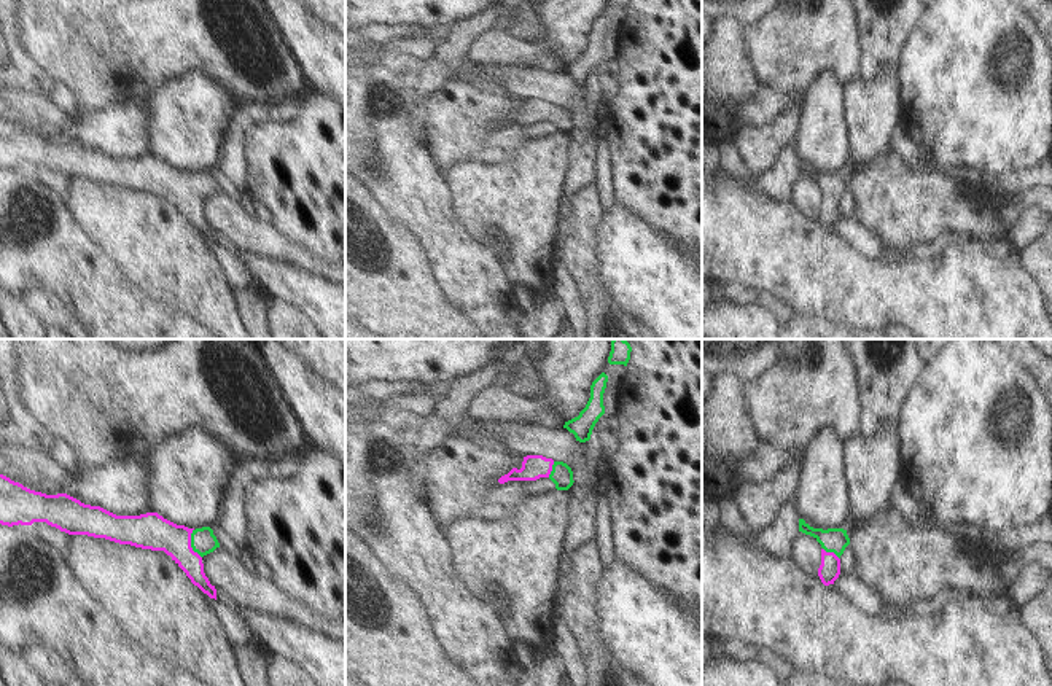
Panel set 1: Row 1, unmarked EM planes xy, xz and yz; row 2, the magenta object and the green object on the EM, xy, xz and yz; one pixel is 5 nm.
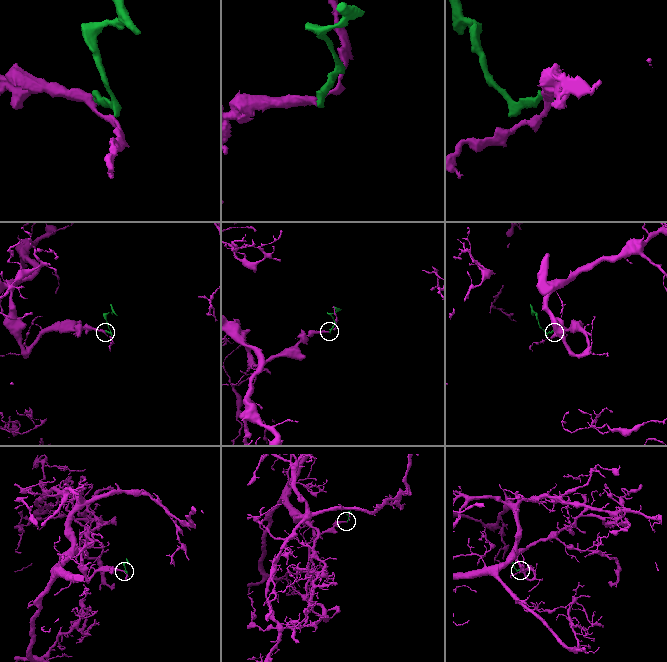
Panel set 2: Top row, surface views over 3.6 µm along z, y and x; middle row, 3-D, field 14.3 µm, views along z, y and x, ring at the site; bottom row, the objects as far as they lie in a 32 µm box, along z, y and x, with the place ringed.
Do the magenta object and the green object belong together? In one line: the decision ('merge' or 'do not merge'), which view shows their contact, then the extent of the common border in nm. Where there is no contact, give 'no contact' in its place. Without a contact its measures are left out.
merge; contact in xy; length 160 nm

